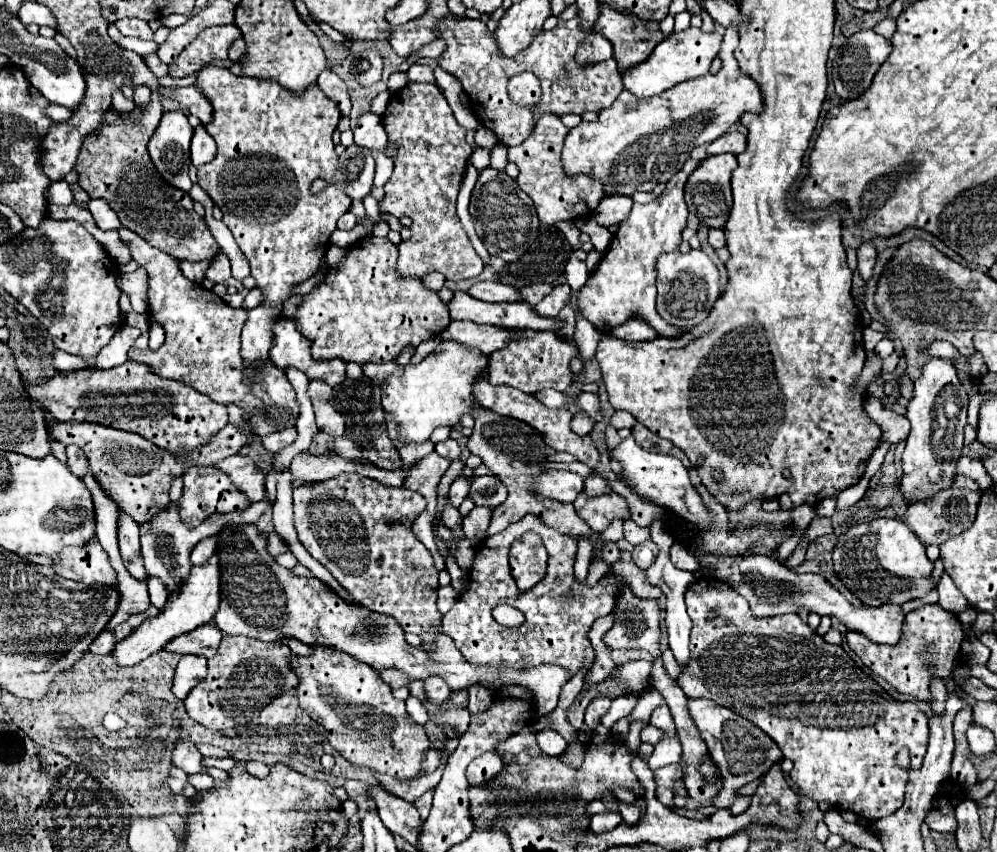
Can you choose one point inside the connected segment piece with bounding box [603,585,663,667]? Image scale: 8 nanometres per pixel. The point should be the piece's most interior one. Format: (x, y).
(636, 626)

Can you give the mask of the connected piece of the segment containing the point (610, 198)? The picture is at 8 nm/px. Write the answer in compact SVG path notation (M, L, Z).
M605 195L595 211L595 219L601 227L609 227L613 223L621 223L631 211L631 197L627 195Z

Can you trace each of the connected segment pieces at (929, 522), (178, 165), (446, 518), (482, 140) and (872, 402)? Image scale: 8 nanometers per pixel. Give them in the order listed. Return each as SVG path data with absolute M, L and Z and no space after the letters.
M959 487L943 489L943 493L937 493L935 497L929 497L927 501L907 505L903 519L909 525L909 529L913 533L917 533L925 545L941 545L943 541L947 541L971 527L971 523L975 521L975 515L977 515L979 499L981 499L979 491L967 491L967 489L959 489Z
M171 111L161 117L159 127L149 141L149 155L157 173L173 187L189 193L189 143L193 137L193 127L181 111Z
M445 497L445 507L443 507L443 519L441 519L441 523L445 527L449 527L449 529L461 529L461 519L463 517L461 517L459 509L451 505L449 497Z
M479 127L477 129L477 133L475 133L475 145L477 147L483 147L483 149L491 149L493 145L497 145L499 141L497 141L497 137L495 137L495 133L491 131L491 129L487 129L487 127Z
M868 396L865 400L865 410L868 416L881 429L881 443L899 443L909 435L909 421L905 415L897 415L893 411L884 410L877 398Z

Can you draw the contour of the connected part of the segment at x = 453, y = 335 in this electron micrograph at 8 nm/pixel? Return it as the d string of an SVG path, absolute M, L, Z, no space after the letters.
M451 321L449 327L443 331L443 337L475 347L483 355L489 355L491 351L503 347L509 335L505 329L499 329L495 325L477 325L471 321Z

